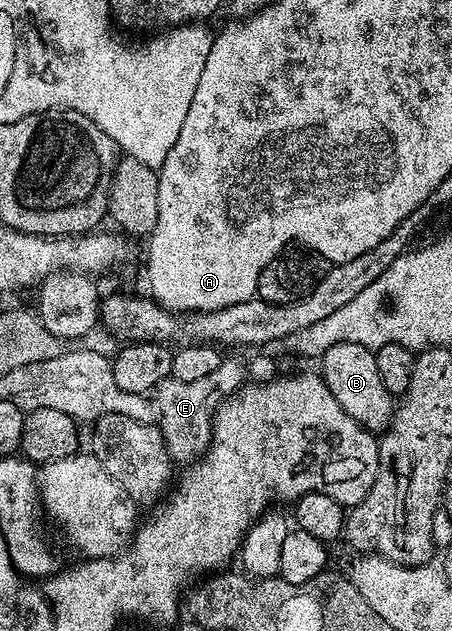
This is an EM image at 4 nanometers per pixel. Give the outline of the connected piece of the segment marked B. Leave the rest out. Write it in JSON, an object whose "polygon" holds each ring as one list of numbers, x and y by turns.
{"polygon":[[336,342,320,358,320,375,326,381,332,398,351,418,361,424,363,429,375,434,385,433,394,420,396,411,395,397,391,396,384,378,380,378,380,366,376,366,375,349,365,348,356,342]]}

